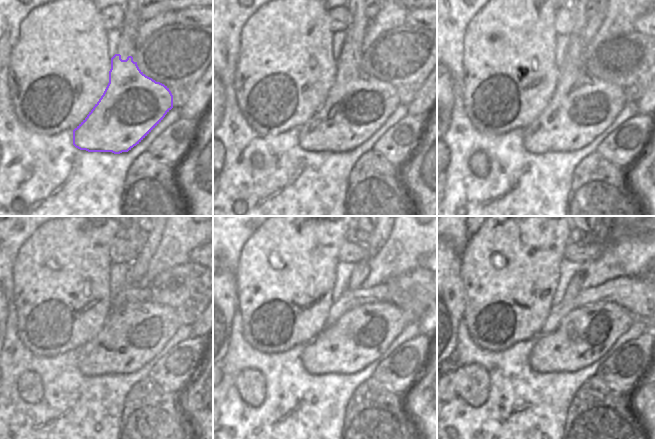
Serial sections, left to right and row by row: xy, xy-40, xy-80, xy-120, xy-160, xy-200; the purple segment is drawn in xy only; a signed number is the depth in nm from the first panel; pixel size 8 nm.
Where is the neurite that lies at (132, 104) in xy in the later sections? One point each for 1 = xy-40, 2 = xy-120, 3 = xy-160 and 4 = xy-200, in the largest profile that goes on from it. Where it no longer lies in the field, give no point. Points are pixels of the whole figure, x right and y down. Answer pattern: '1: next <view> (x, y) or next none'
1: next xy-40 (357, 105)
2: next xy-120 (132, 336)
3: next xy-160 (361, 335)
4: next xy-200 (584, 335)

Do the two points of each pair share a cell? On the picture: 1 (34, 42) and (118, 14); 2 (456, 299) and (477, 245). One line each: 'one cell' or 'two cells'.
1: two cells
2: two cells

